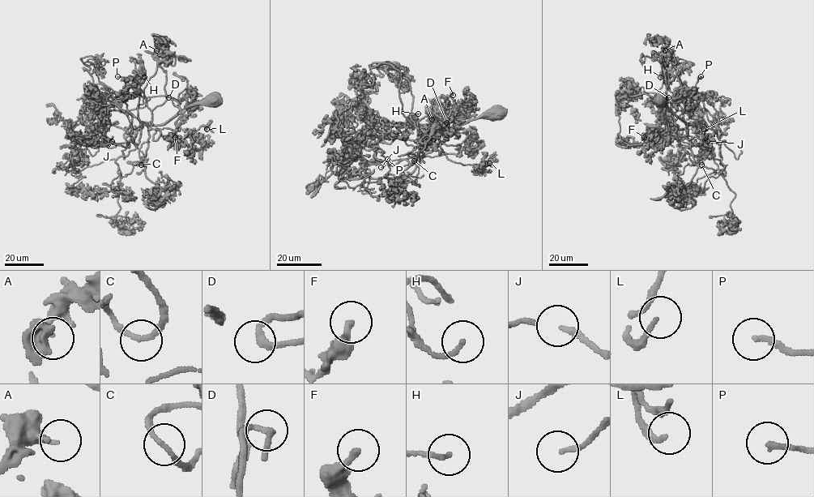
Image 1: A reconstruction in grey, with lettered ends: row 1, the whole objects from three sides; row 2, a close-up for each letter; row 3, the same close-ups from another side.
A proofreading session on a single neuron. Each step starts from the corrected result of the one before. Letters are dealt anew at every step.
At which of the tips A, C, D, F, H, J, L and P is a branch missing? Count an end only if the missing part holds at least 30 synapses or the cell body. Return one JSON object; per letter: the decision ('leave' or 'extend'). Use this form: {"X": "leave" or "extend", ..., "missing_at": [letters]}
{"A": "leave", "C": "leave", "D": "leave", "F": "leave", "H": "leave", "J": "extend", "L": "leave", "P": "extend", "missing_at": ["J", "P"]}

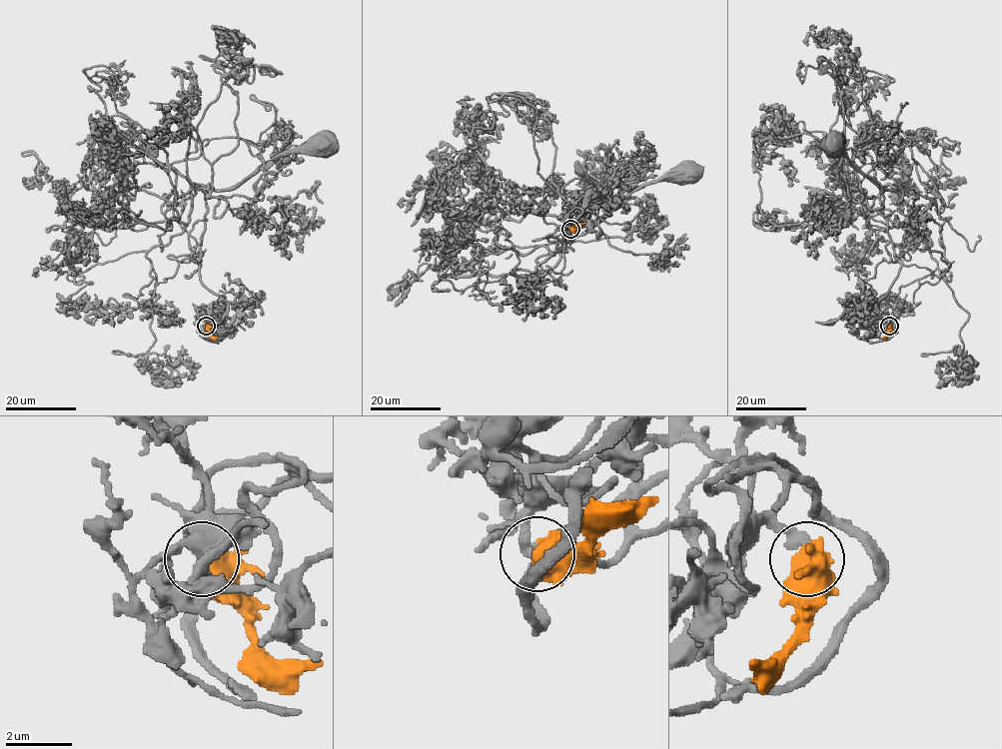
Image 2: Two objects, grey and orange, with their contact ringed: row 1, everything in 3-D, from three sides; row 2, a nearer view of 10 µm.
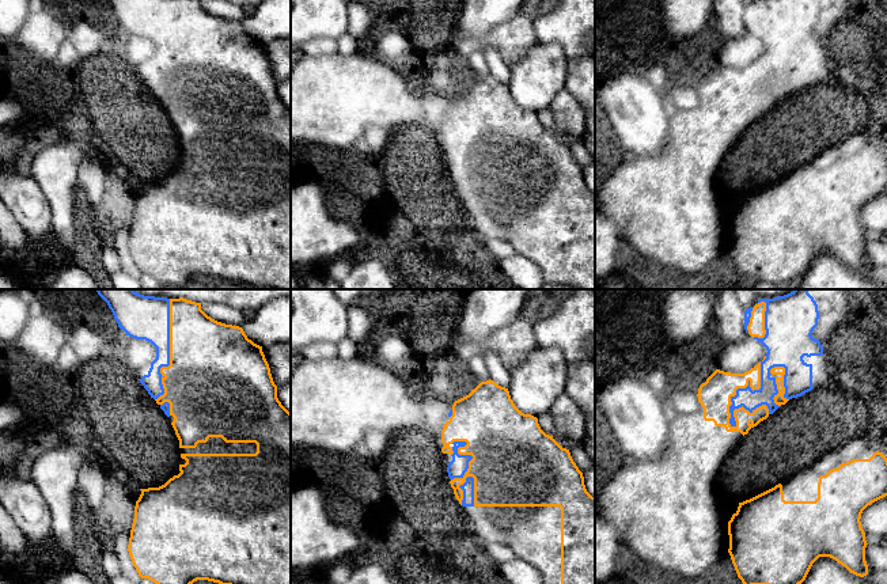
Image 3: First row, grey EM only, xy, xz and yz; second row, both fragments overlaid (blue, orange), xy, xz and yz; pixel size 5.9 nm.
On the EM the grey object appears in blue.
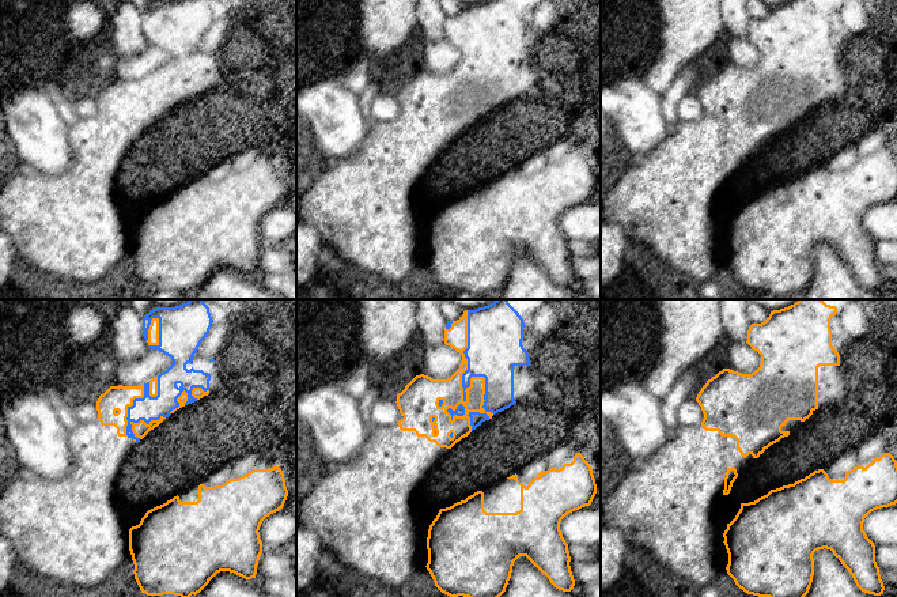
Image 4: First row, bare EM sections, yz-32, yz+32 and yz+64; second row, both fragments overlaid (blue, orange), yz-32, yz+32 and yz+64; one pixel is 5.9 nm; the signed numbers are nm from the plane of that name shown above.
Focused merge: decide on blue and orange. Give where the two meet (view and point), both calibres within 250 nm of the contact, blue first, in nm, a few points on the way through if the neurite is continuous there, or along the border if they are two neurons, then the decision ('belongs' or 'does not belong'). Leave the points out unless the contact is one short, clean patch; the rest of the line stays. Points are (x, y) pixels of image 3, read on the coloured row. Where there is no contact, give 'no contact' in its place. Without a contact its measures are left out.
meets blue in yz at (746, 387); 120 nm thick on the blue side, 190 nm on the other; belongs

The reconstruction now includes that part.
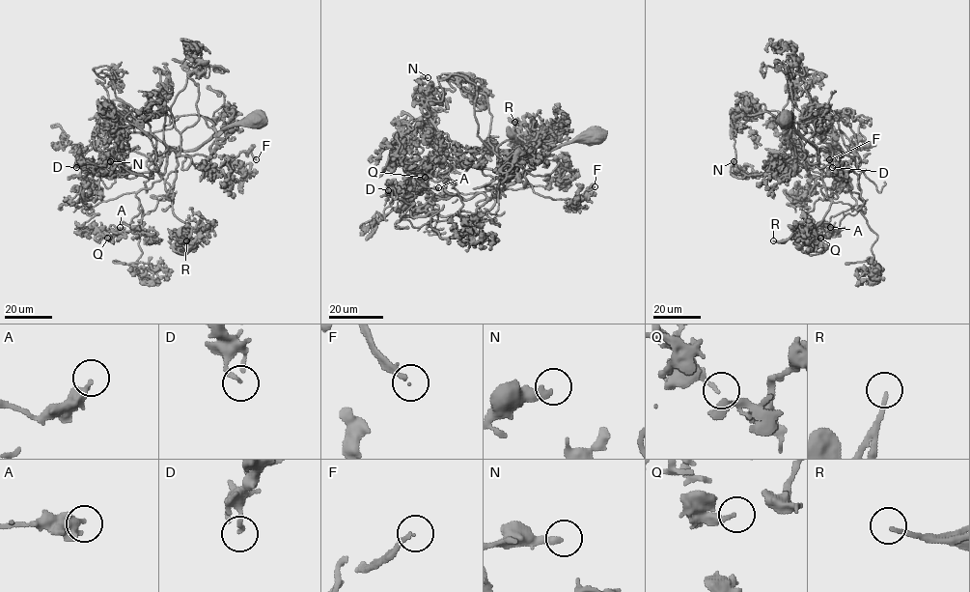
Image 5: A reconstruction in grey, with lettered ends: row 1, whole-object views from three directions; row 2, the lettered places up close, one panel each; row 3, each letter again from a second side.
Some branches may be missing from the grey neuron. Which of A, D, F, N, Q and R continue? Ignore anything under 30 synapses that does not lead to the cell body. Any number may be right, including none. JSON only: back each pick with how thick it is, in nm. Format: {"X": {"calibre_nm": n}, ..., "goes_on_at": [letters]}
{"goes_on_at": []}

